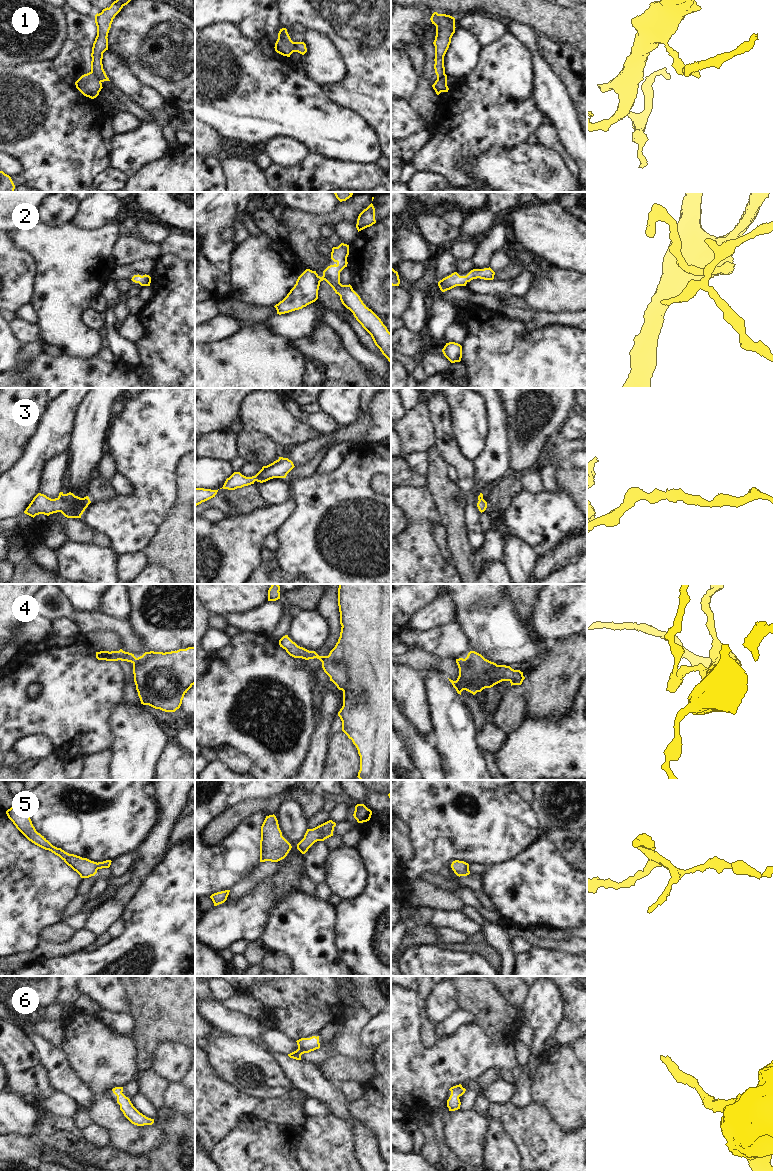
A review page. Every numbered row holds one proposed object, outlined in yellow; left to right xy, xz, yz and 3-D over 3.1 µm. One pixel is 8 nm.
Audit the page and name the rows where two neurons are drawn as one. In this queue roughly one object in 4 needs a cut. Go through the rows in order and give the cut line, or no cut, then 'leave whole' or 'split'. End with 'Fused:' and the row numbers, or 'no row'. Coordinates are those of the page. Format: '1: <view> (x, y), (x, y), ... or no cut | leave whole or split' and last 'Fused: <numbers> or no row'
1: xy (91, 71), (101, 81) | split
2: no cut | leave whole
3: no cut | leave whole
4: no cut | leave whole
5: no cut | leave whole
6: no cut | leave whole
Fused: 1

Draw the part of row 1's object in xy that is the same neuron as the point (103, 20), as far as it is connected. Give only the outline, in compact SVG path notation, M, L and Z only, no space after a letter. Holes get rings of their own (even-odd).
M116 0L111 6L102 10L101 13L95 15L95 23L97 26L97 36L92 47L91 72L95 74L101 82L110 81L107 77L102 64L103 53L108 50L108 33L115 16L121 9L131 0Z

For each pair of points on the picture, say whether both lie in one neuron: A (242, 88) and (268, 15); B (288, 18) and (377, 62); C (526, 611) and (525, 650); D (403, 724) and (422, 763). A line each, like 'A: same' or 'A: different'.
A: different
B: same
C: different
D: same

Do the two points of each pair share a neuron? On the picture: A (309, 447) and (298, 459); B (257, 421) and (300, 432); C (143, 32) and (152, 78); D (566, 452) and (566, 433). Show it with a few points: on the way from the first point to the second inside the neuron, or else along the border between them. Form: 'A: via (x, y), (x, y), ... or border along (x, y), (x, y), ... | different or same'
A: via (306, 450), (300, 456) | same
B: via (268, 421), (276, 421), (285, 430), (289, 431) | same
C: via (144, 43), (146, 45), (147, 67) | same
D: border along (560, 439), (565, 441), (576, 440) | different

